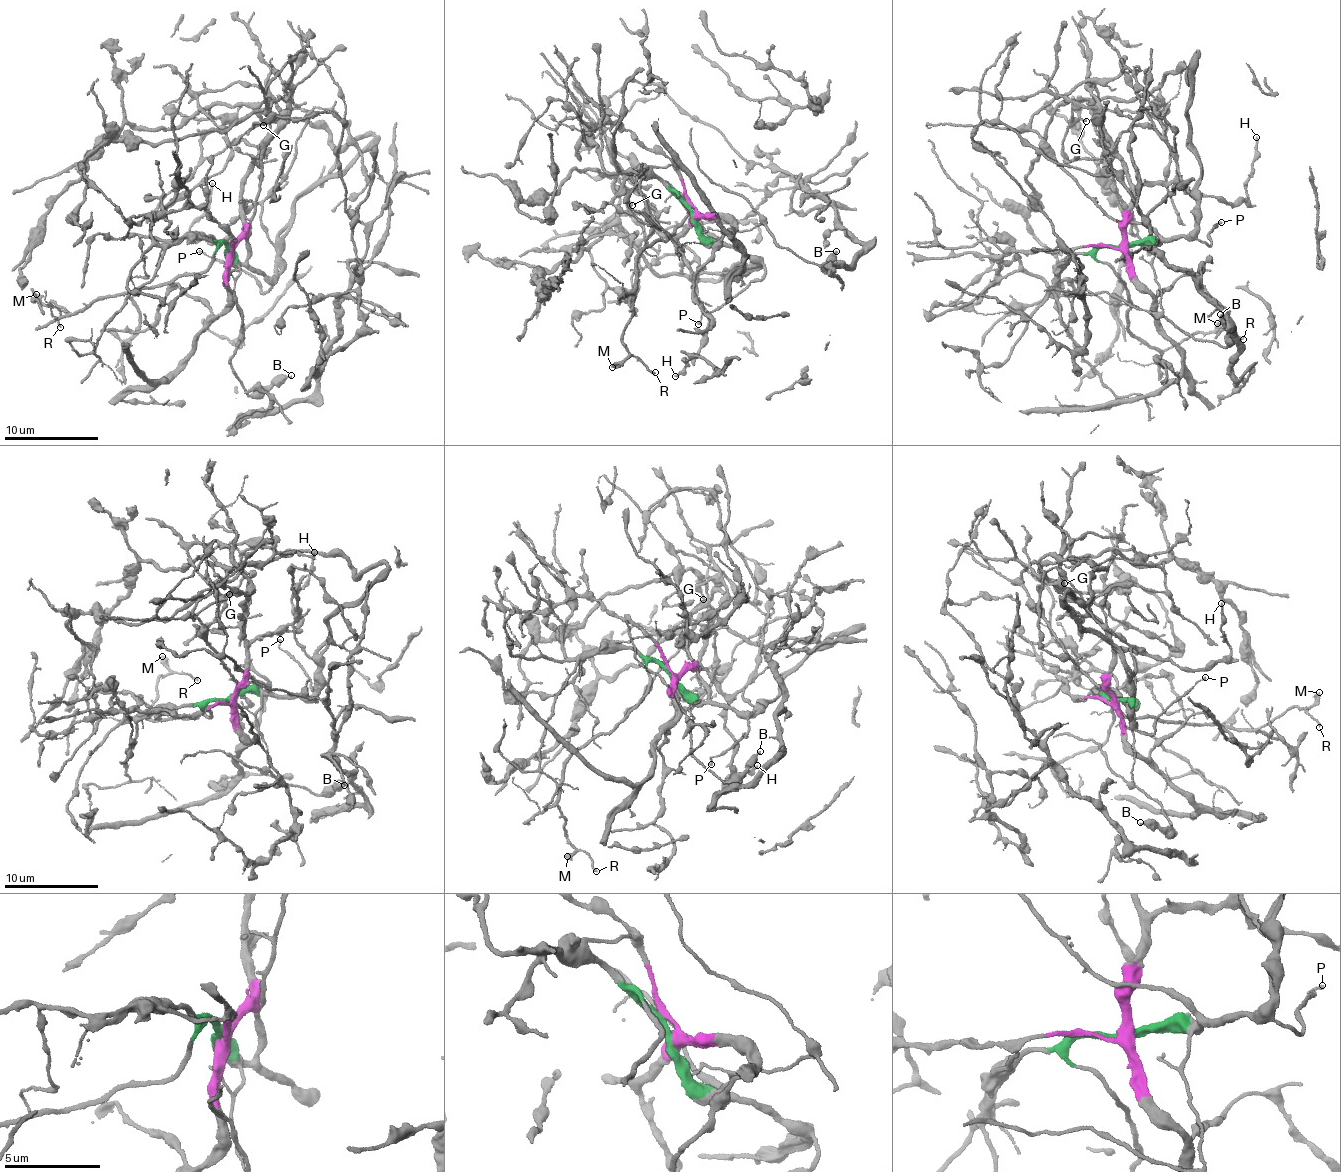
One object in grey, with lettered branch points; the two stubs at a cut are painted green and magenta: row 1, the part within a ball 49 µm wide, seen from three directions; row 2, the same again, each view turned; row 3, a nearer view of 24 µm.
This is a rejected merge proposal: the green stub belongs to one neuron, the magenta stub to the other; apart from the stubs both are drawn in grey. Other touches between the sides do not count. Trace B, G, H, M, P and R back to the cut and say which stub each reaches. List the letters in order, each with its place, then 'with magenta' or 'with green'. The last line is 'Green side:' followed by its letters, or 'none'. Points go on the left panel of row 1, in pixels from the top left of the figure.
B: at (291, 375); with green
G: at (263, 125); with magenta
H: at (212, 183); with magenta
M: at (36, 294); with green
P: at (199, 251); with green
R: at (60, 327); with green
Green side: B, M, P, R

